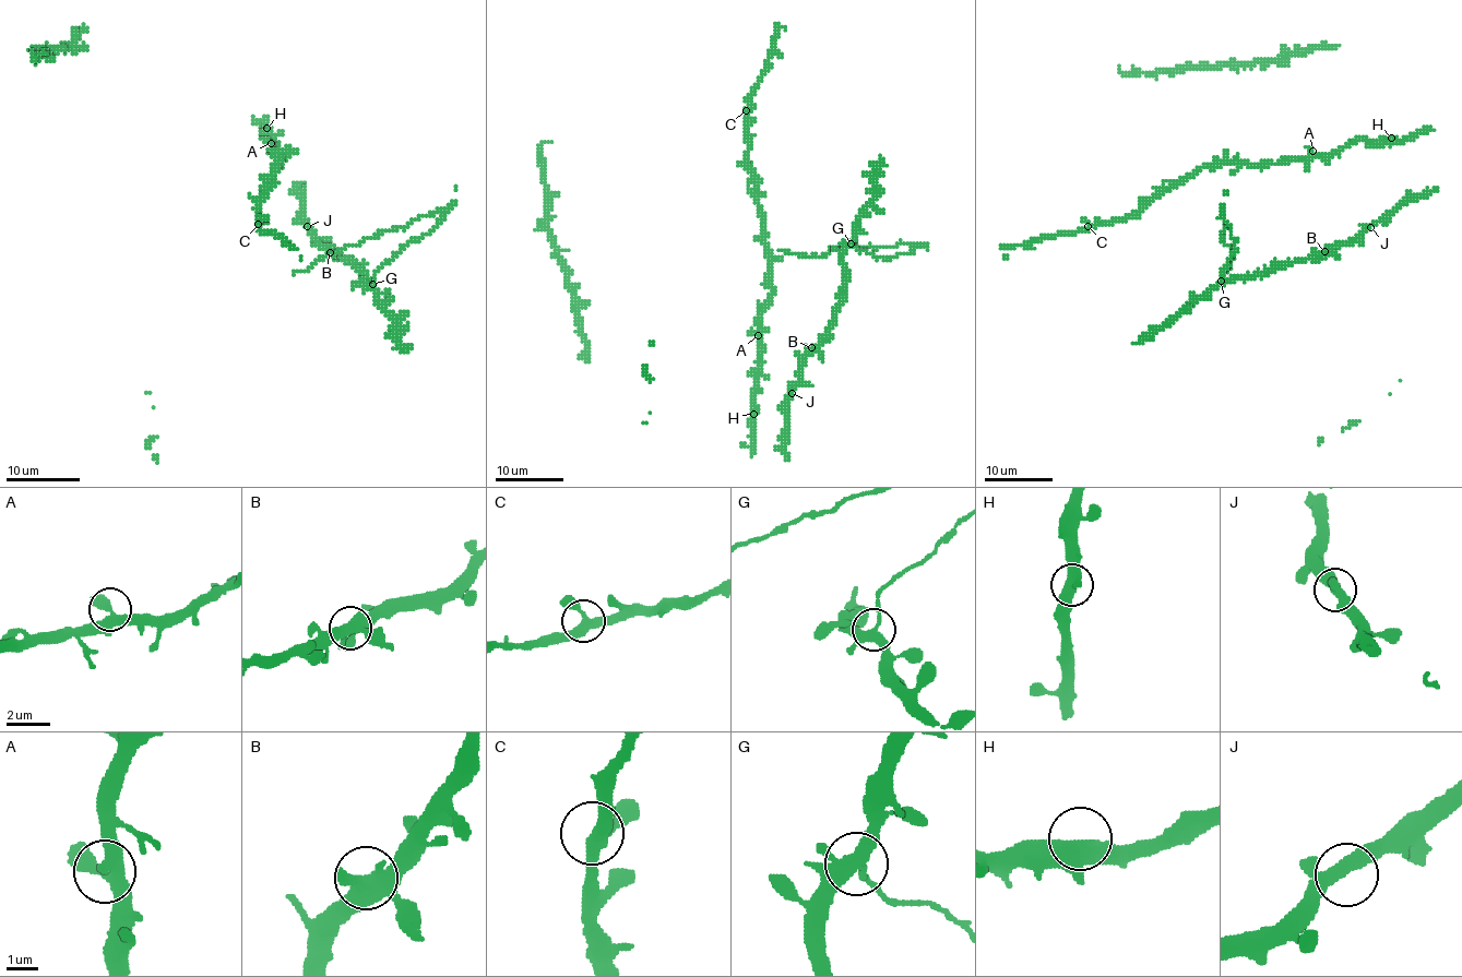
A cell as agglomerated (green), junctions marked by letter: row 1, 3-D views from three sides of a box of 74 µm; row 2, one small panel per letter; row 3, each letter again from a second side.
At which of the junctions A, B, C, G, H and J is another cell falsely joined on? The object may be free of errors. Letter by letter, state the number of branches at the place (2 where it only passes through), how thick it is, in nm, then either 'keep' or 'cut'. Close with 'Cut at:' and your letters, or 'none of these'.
A: 4 branches meet; 360 nm thick; keep
B: 4 branches meet; 480 nm thick; keep
C: 3 branches meet; 360 nm thick; keep
G: 4 branches meet; 380 nm thick; cut
H: 3 branches meet; 420 nm thick; keep
J: 3 branches meet; 360 nm thick; keep
Cut at: G

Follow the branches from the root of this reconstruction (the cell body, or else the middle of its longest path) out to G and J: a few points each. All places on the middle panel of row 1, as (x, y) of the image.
G: (810, 354), (829, 328), (839, 304), (845, 275), (844, 249), (851, 242)
J: (810, 354), (803, 362), (801, 380), (792, 393)

